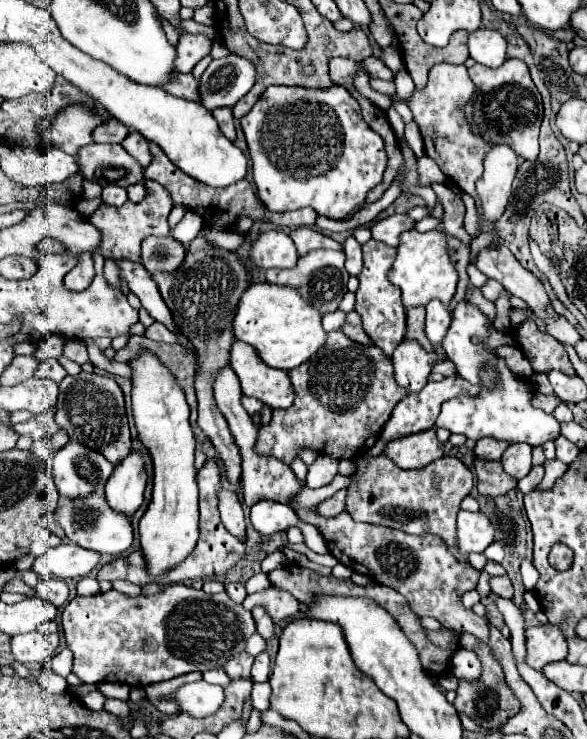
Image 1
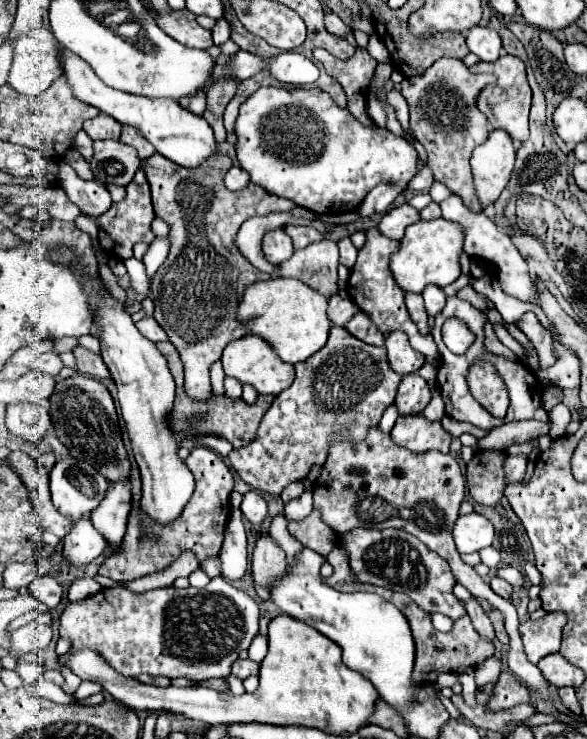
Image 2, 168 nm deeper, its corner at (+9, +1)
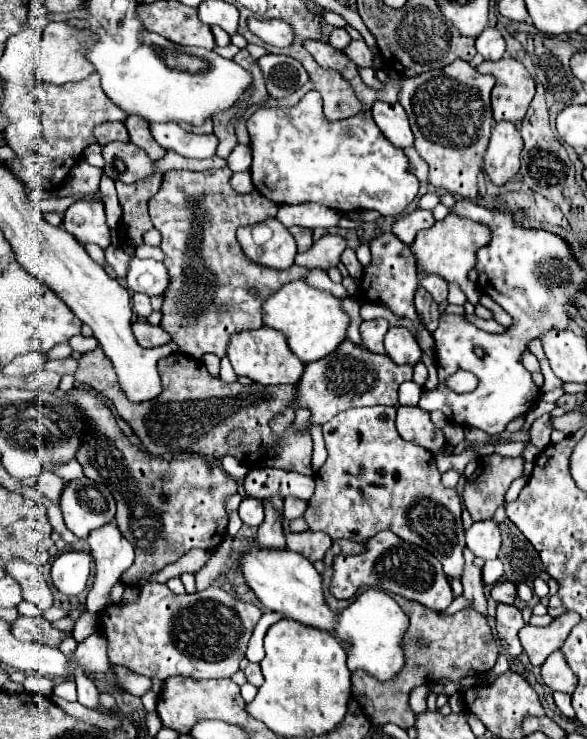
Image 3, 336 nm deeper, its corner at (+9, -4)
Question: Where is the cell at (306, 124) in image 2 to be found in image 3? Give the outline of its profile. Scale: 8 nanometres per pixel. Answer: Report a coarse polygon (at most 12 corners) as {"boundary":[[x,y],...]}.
{"boundary":[[319,91],[247,119],[277,205],[397,217],[419,181],[371,111]]}

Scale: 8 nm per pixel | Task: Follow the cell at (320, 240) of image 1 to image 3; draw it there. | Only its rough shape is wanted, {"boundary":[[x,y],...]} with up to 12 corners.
{"boundary":[[289,227],[303,253],[313,245],[313,231],[307,227]]}

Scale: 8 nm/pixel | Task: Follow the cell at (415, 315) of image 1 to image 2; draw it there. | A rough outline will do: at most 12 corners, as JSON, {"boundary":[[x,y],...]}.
{"boundary":[[405,294],[405,304],[419,332],[427,336],[427,312],[419,294]]}

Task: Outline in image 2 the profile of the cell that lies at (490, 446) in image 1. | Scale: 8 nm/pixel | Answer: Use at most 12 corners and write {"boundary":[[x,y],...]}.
{"boundary":[[509,422],[479,438],[481,450],[505,450],[547,434],[551,424]]}

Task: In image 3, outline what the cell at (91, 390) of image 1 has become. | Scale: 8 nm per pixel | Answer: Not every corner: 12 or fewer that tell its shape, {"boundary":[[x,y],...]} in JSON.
{"boundary":[[105,403],[77,453],[117,499],[143,587],[189,549],[213,551],[237,483],[205,457],[129,443]]}

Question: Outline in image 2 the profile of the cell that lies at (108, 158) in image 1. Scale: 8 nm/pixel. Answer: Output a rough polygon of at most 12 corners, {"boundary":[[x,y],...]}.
{"boundary":[[117,140],[93,142],[89,166],[101,184],[127,186],[137,152]]}

